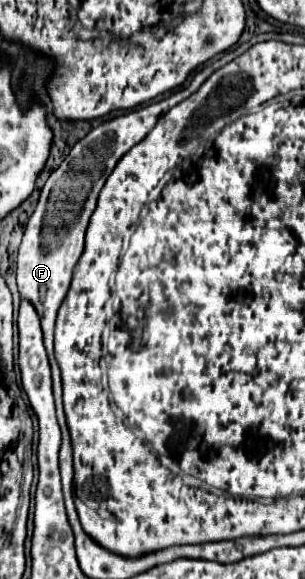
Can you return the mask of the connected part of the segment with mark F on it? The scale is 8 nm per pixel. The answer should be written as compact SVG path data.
M274 32L262 33L249 42L236 45L212 61L210 65L206 65L192 81L190 85L180 91L170 95L168 99L162 99L158 103L140 107L136 111L130 111L126 115L114 117L110 121L104 121L102 125L98 125L96 129L92 129L84 139L80 139L72 151L66 155L66 159L60 163L60 167L56 171L52 171L52 175L48 177L40 199L38 199L38 207L32 213L26 231L24 231L24 239L20 243L20 251L18 251L18 269L16 269L16 277L18 277L18 291L20 291L20 299L30 301L34 305L34 309L40 315L42 321L42 331L44 331L44 345L48 351L48 359L50 359L50 367L52 367L52 389L54 389L54 399L56 399L56 415L58 415L58 425L62 429L62 447L60 447L60 475L62 475L62 491L64 491L64 501L72 501L72 447L70 447L70 435L68 435L68 427L66 427L66 419L64 419L64 411L62 411L62 383L60 383L60 369L58 363L54 359L52 353L52 343L54 343L54 323L56 323L56 315L58 309L68 293L70 281L72 281L72 273L74 273L74 265L78 263L82 251L84 251L84 235L86 235L86 227L90 221L90 215L96 209L96 199L100 189L104 187L108 175L112 173L112 169L116 167L116 163L120 161L120 157L124 153L128 153L136 143L140 143L158 123L158 119L172 109L174 105L178 105L180 101L188 99L188 95L192 95L200 83L204 83L210 73L214 73L216 69L220 69L222 65L230 63L232 59L236 59L240 53L245 53L256 43L274 39Z

